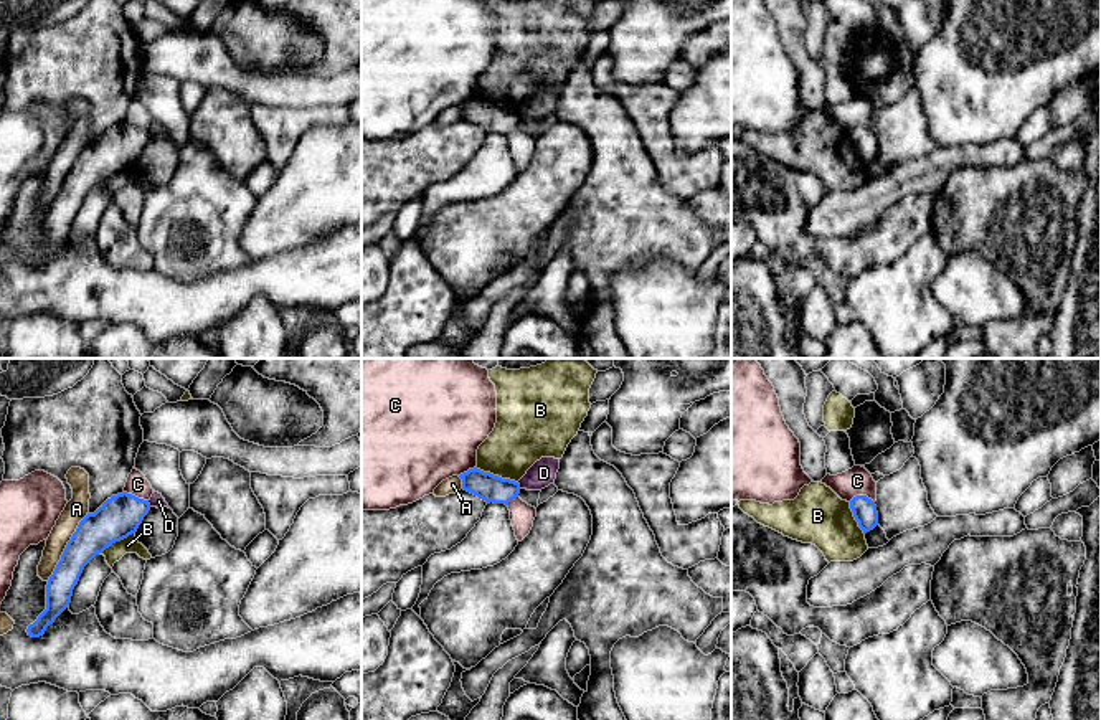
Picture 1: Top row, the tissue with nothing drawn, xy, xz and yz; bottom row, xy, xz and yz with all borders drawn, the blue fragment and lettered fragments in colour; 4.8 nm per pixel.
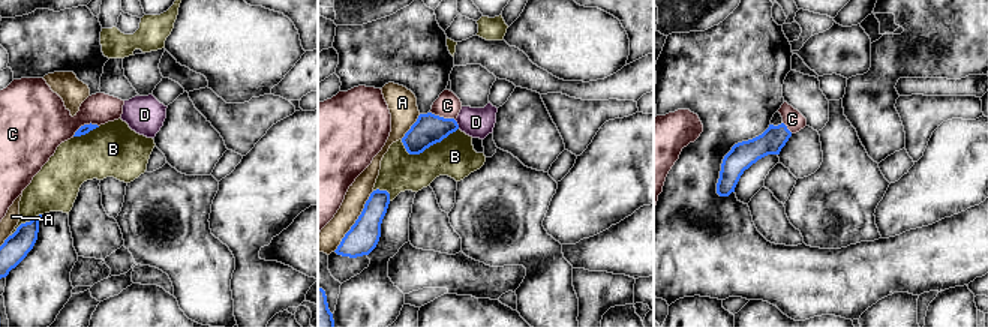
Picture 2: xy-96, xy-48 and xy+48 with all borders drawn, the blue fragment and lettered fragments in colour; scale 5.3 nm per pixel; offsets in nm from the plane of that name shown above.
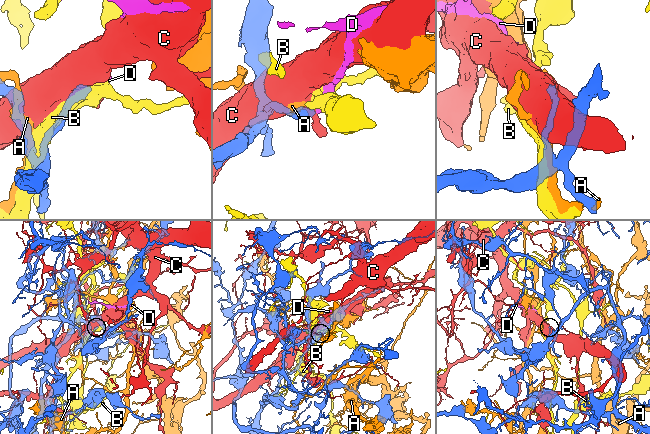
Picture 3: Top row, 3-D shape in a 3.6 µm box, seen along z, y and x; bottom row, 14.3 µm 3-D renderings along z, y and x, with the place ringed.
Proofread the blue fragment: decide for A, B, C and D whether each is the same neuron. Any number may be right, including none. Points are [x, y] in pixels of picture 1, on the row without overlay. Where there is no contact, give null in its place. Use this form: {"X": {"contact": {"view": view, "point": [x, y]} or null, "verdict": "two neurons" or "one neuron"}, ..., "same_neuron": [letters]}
{"A": {"contact": {"view": "xy", "point": [66, 177]}, "verdict": "two neurons"}, "B": {"contact": {"view": "xz", "point": [497, 106]}, "verdict": "two neurons"}, "C": {"contact": {"view": "yz", "point": [862, 126]}, "verdict": "two neurons"}, "D": {"contact": {"view": "xy", "point": [149, 134]}, "verdict": "two neurons"}, "same_neuron": []}

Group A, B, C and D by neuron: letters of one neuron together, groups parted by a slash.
A / B / C / D

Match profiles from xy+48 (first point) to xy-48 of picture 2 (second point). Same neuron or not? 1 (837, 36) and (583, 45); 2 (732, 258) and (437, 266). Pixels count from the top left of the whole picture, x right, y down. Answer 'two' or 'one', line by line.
1: two
2: one

